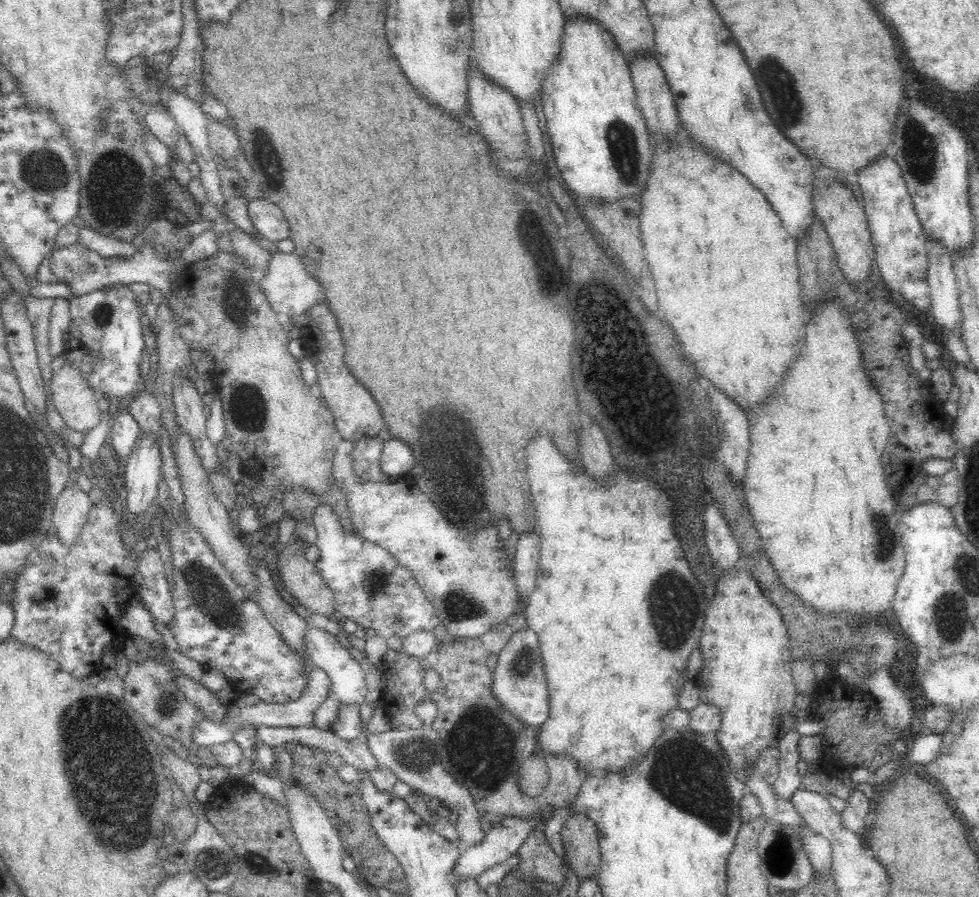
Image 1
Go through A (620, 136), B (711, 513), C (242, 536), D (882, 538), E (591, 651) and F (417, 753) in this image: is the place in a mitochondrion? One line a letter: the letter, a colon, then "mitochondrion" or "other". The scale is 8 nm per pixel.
A: mitochondrion
B: mitochondrion
C: other
D: mitochondrion
E: other
F: mitochondrion

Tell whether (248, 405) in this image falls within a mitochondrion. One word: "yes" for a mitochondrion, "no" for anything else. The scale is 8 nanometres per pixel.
yes

